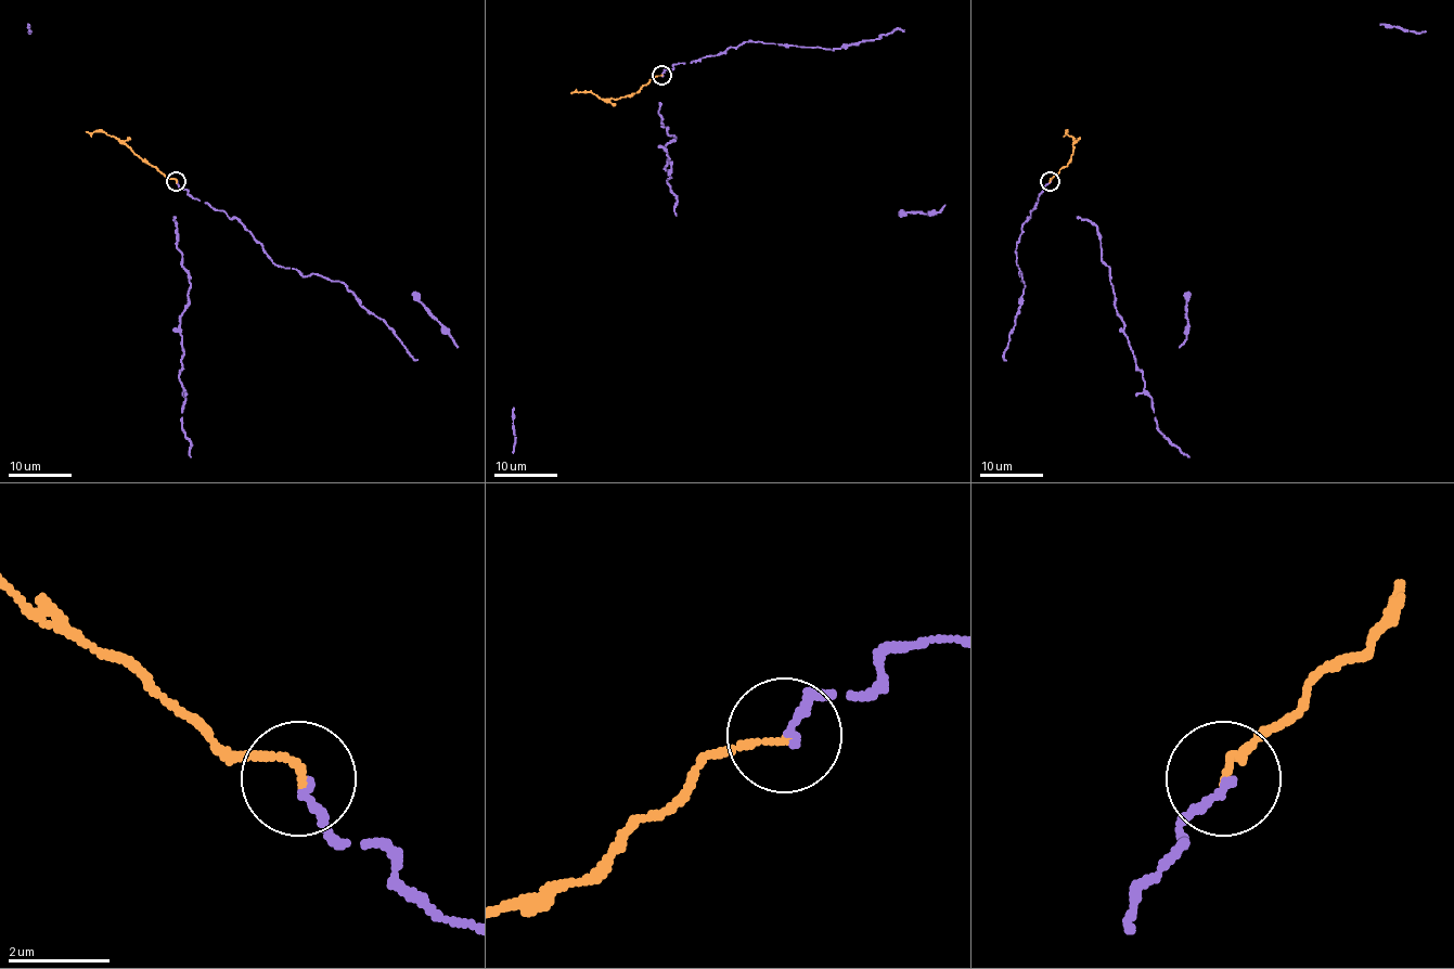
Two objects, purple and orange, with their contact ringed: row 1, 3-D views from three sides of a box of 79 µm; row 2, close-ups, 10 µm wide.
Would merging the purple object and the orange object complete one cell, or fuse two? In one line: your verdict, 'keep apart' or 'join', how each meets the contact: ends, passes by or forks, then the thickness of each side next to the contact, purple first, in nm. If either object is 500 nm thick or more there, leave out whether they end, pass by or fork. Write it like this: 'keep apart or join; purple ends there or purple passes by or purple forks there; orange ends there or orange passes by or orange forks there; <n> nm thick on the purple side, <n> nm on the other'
join; purple ends there; orange ends there; 170 nm thick on the purple side, 140 nm on the other

